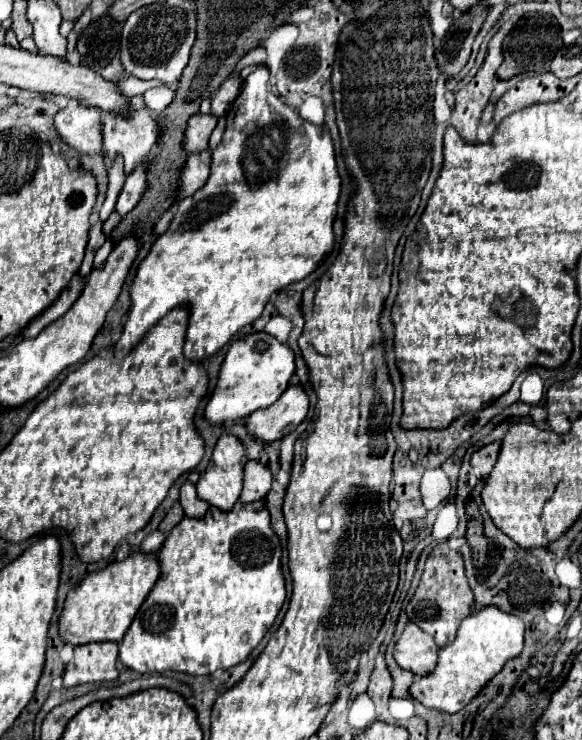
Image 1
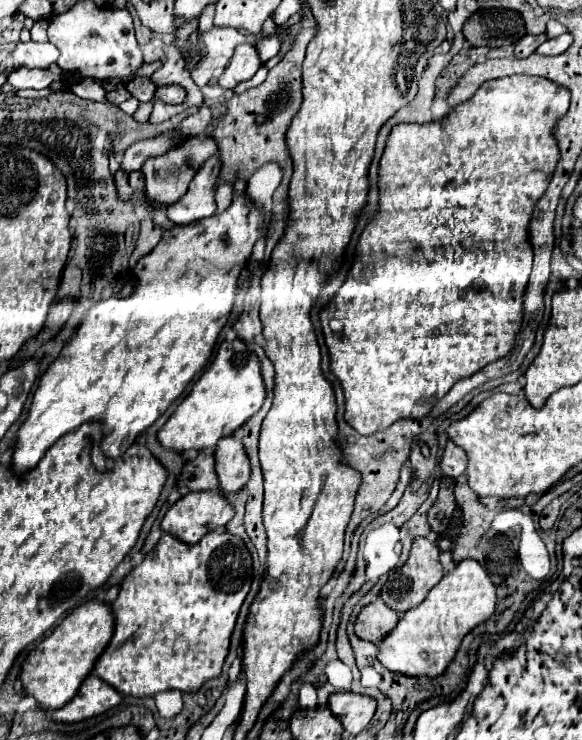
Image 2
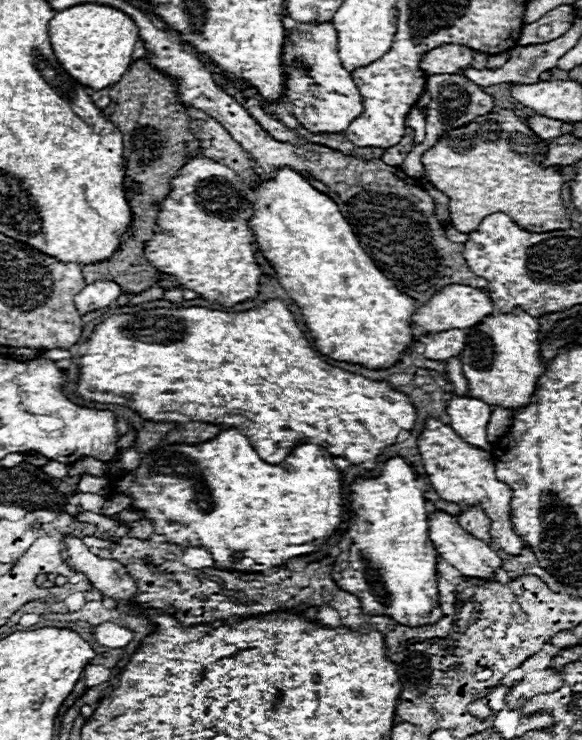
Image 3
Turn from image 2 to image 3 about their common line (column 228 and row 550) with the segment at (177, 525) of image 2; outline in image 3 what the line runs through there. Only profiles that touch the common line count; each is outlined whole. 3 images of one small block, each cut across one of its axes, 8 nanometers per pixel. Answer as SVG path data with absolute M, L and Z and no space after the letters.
M428 418L424 424L422 434L416 440L418 450L424 460L426 474L430 478L432 488L438 492L440 498L456 504L480 504L484 512L488 512L488 518L492 520L492 542L496 548L508 552L508 554L520 554L520 548L524 542L520 536L516 536L510 520L510 488L500 482L494 476L494 460L490 452L484 452L468 442L464 442L456 432L444 424L442 420Z

